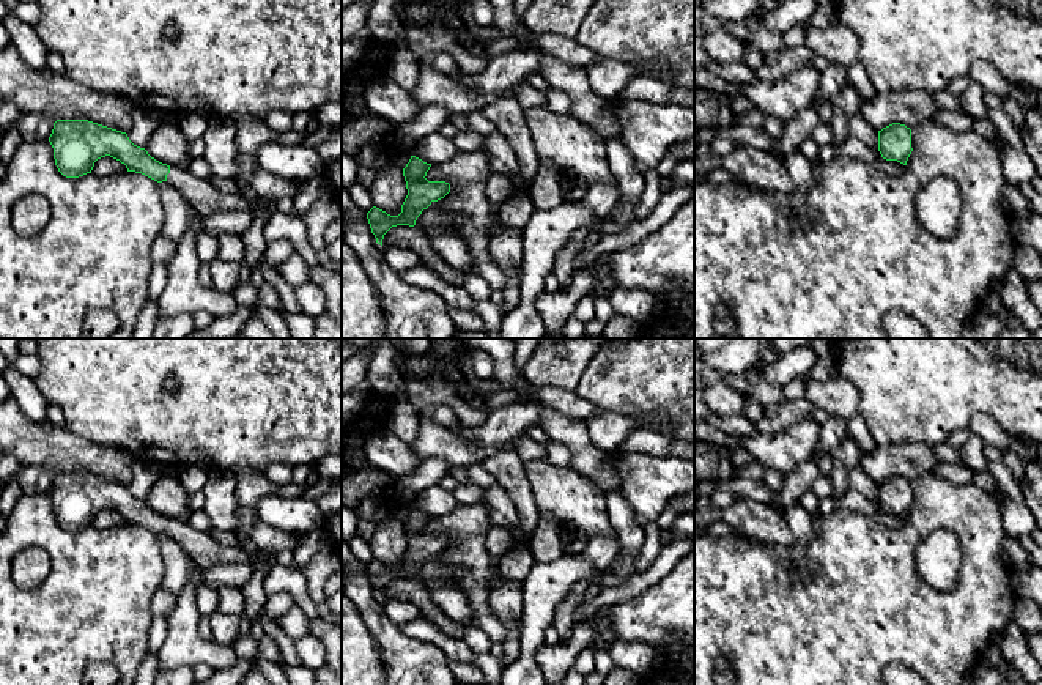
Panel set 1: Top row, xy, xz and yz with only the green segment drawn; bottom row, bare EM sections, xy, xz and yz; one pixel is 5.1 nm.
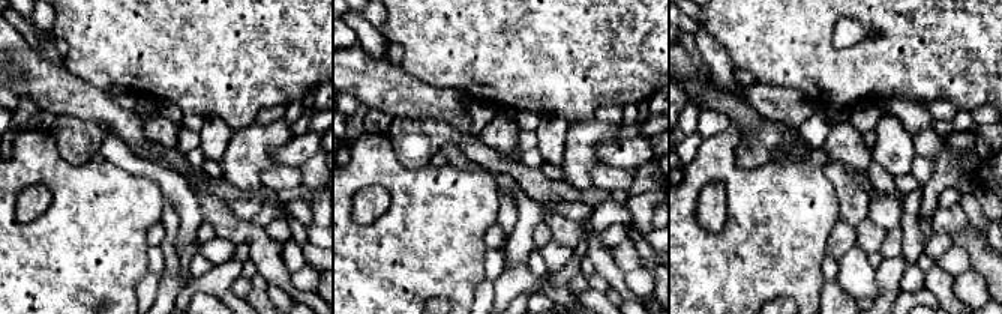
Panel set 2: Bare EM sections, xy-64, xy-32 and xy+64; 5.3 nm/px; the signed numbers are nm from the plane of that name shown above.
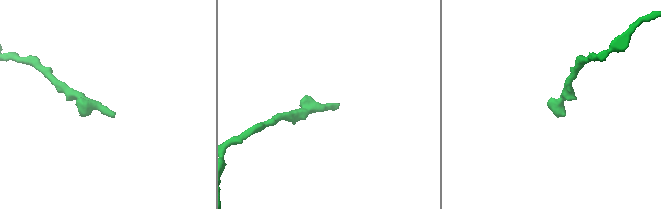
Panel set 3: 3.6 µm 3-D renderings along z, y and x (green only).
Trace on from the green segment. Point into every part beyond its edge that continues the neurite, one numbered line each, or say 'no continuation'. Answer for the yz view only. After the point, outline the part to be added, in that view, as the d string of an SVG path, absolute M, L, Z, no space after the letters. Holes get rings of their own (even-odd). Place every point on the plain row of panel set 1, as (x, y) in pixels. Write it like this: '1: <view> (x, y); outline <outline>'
no continuation

